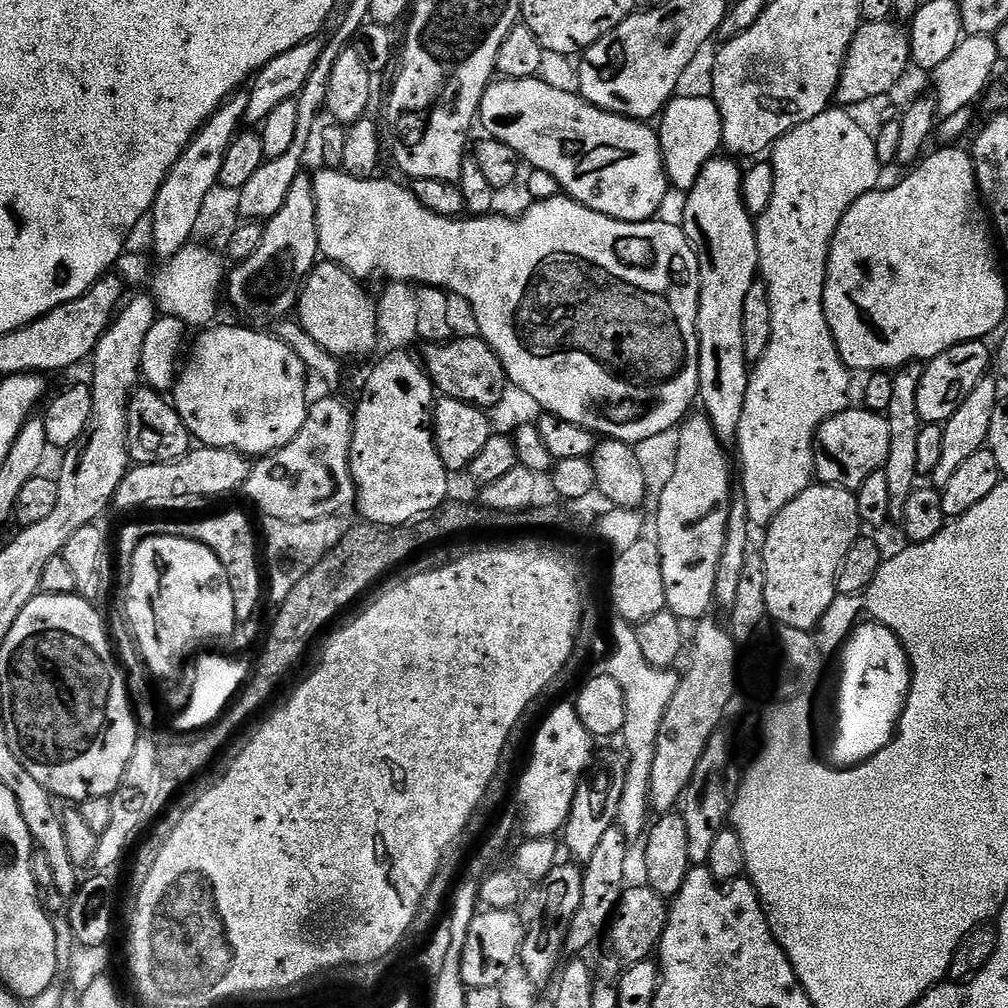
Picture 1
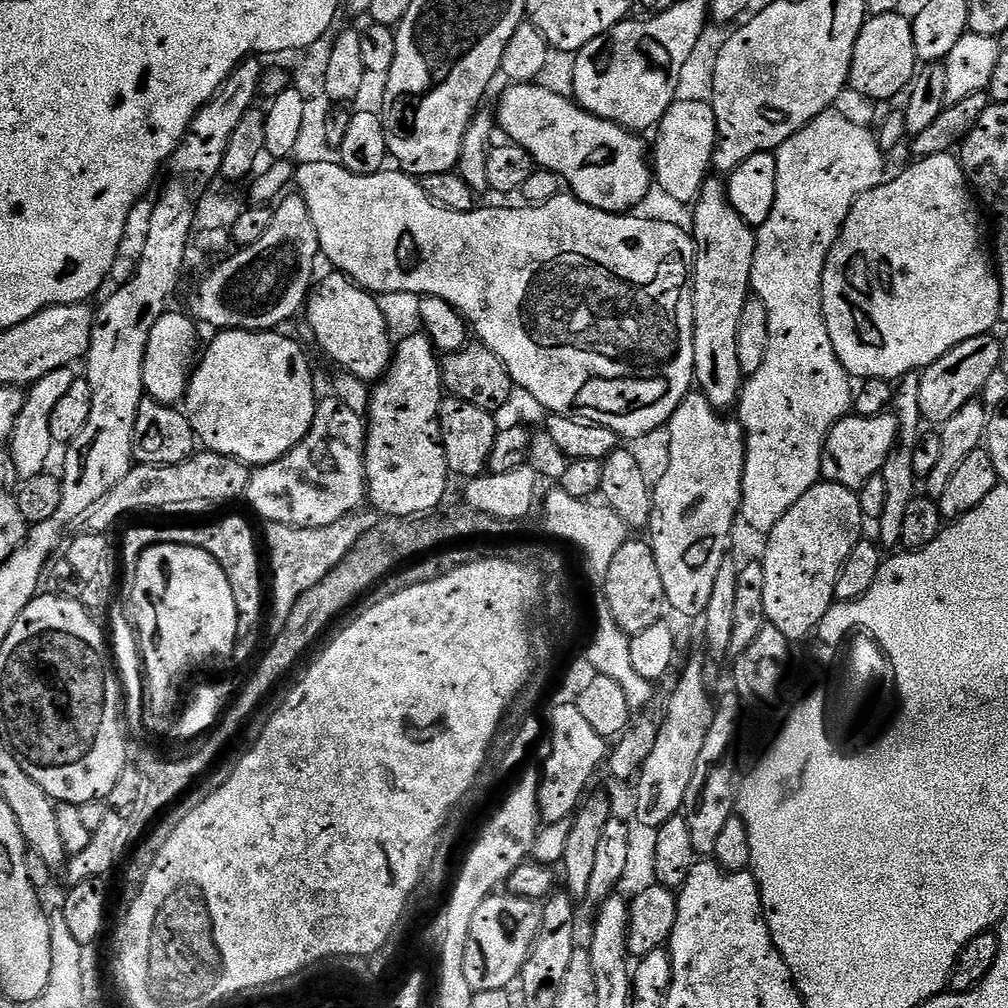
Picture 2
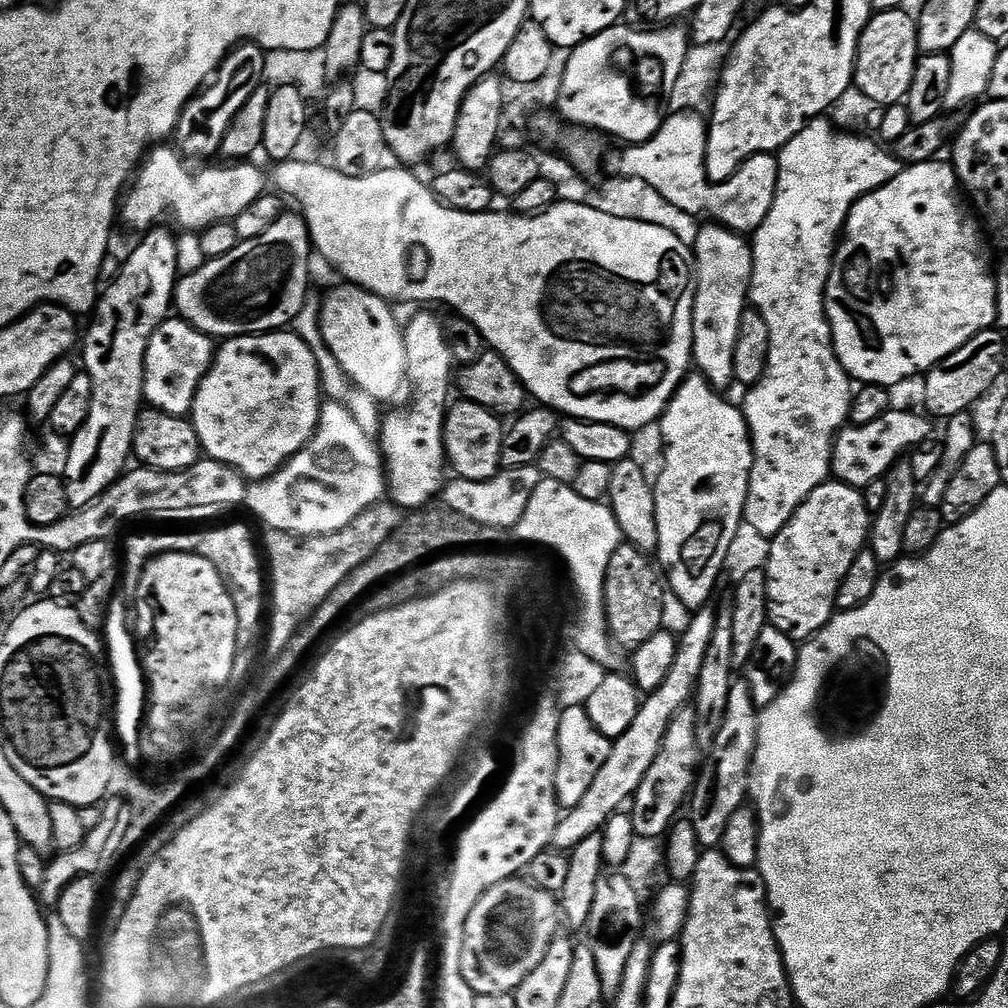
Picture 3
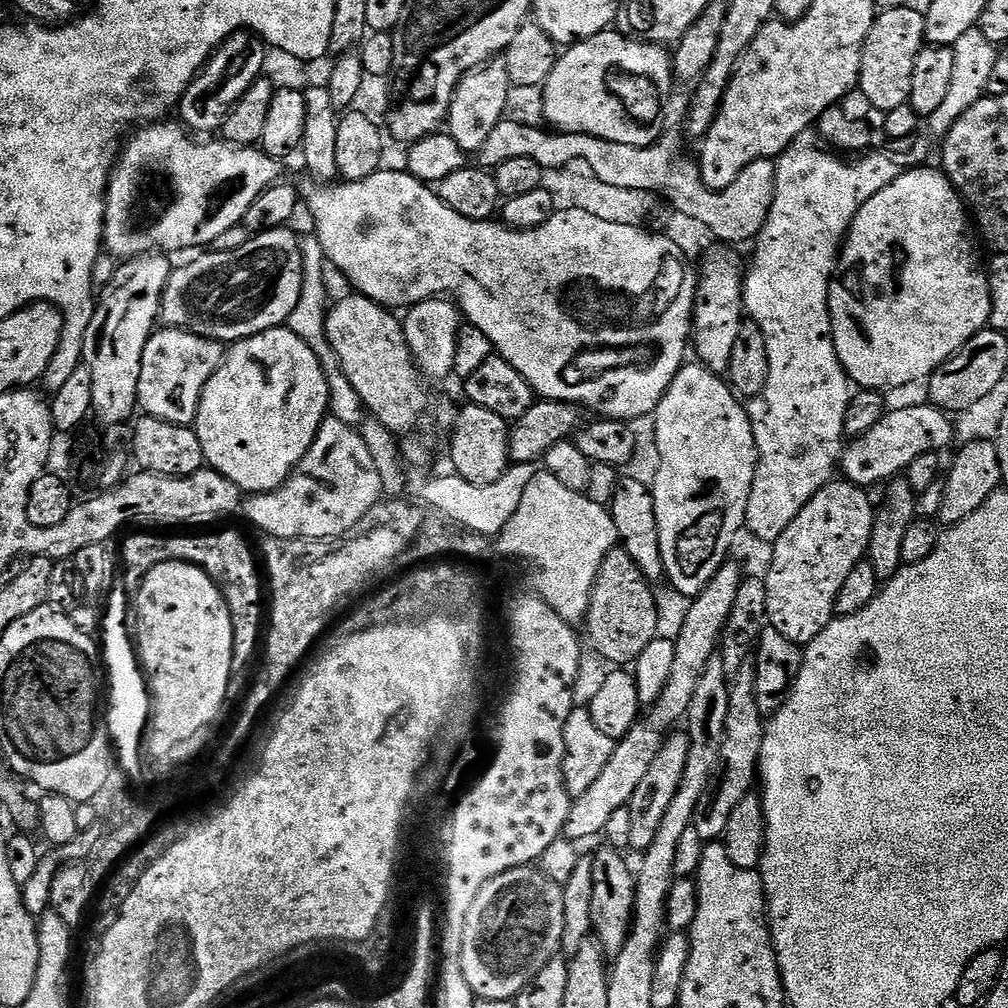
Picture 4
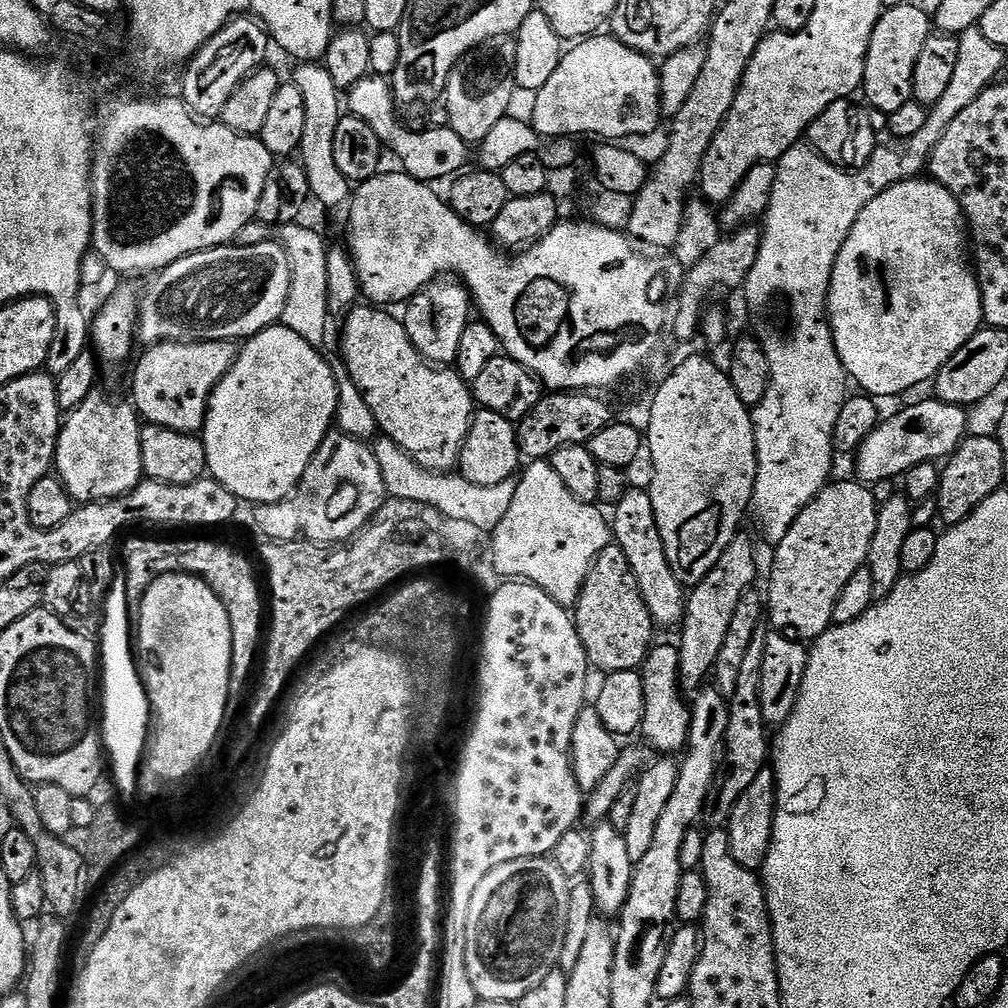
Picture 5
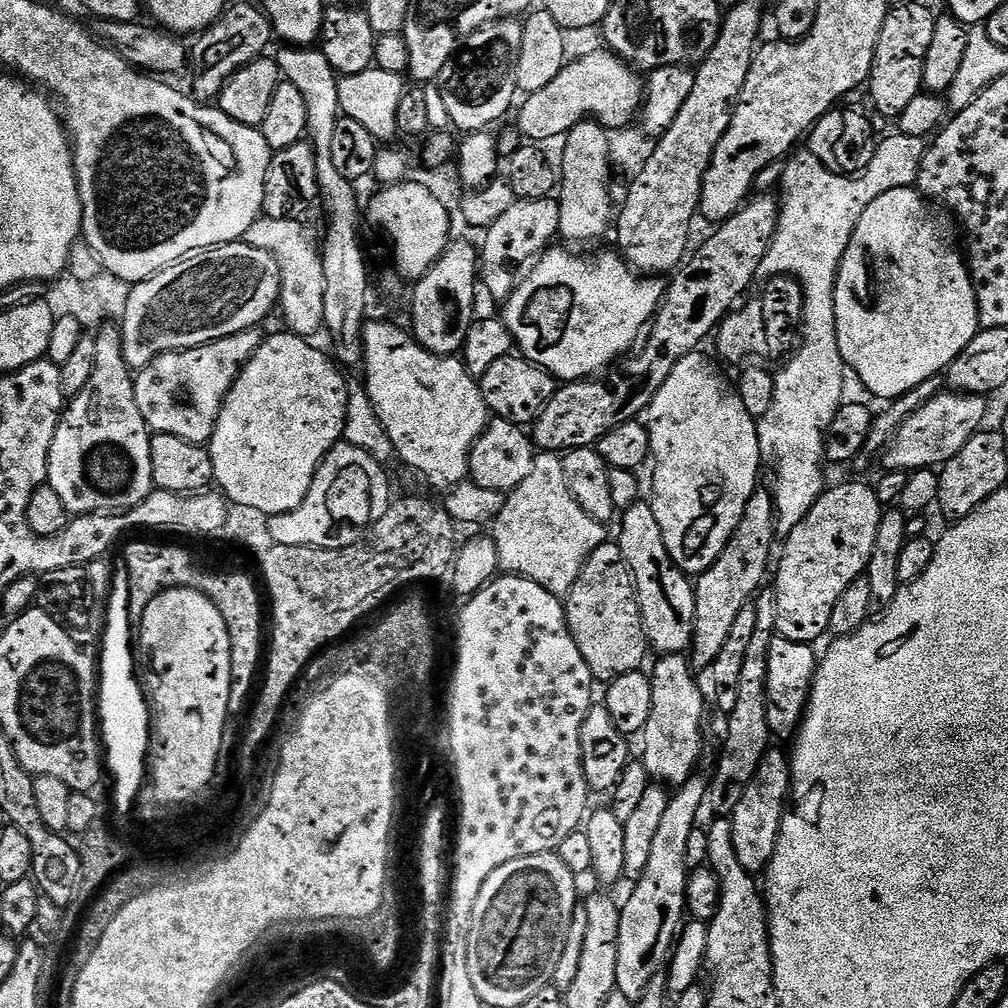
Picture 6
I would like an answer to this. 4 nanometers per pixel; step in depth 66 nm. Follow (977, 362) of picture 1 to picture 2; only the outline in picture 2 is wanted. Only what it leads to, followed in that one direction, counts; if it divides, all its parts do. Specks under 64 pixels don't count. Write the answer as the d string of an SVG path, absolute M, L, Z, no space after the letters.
M995 335L975 336L954 346L930 367L923 369L918 390L918 402L922 402L925 421L933 420L936 426L947 423L971 400L983 393L986 380L1000 367L1000 345Z

